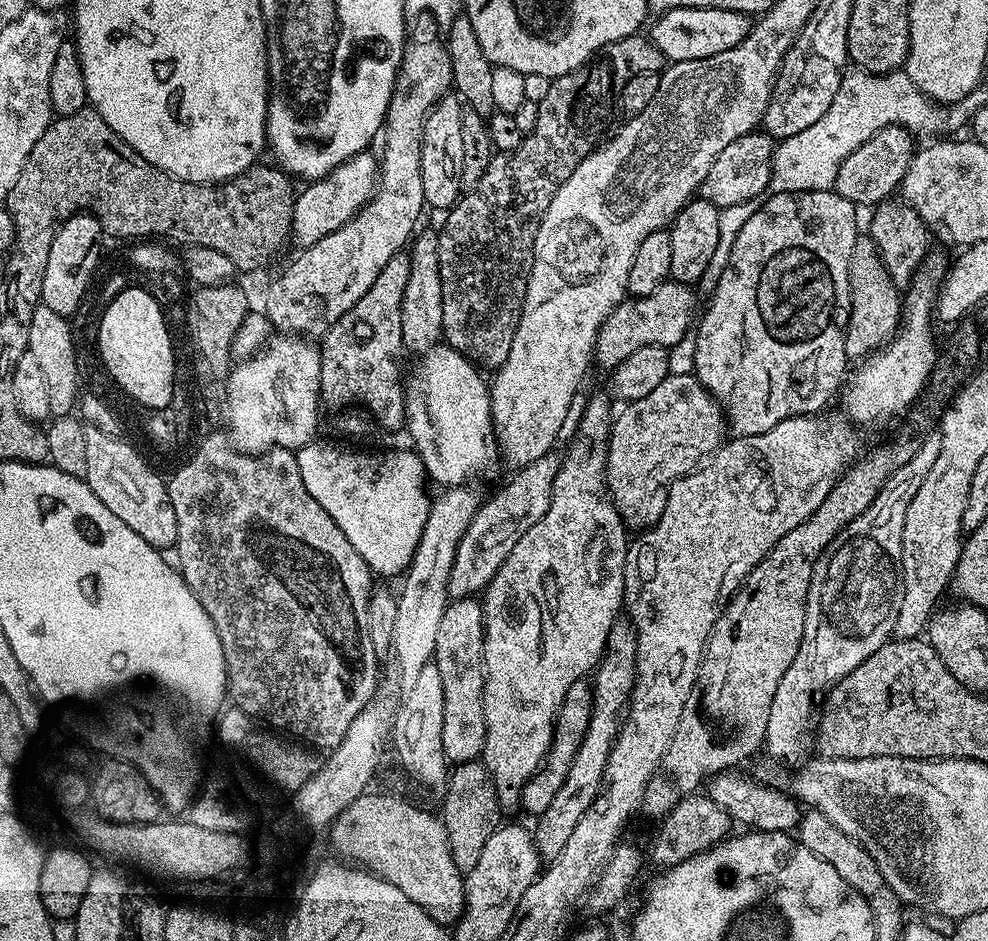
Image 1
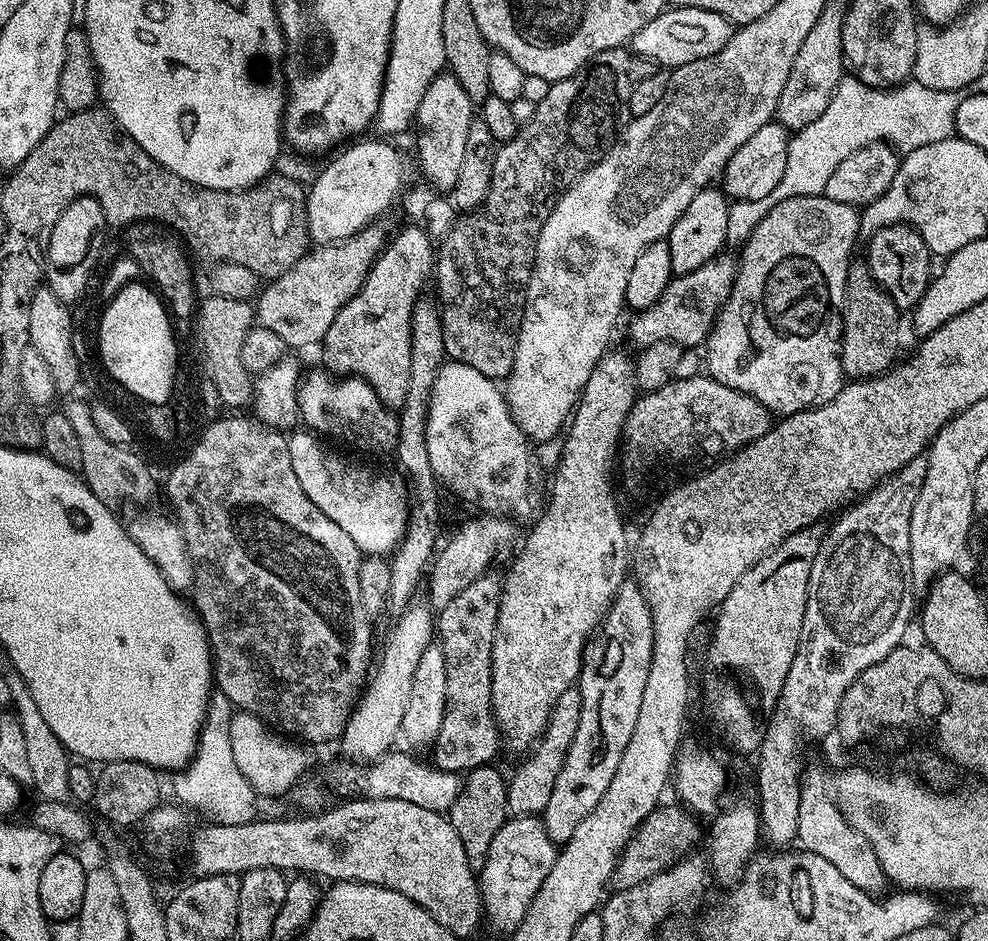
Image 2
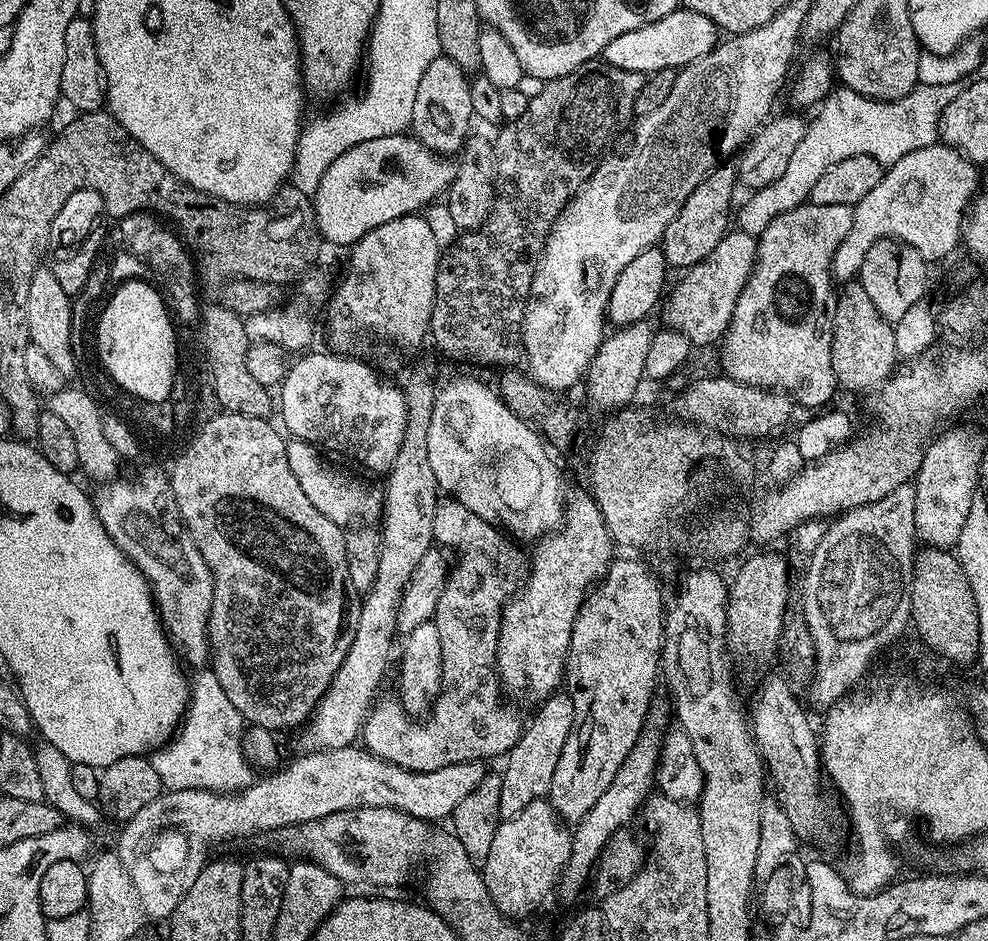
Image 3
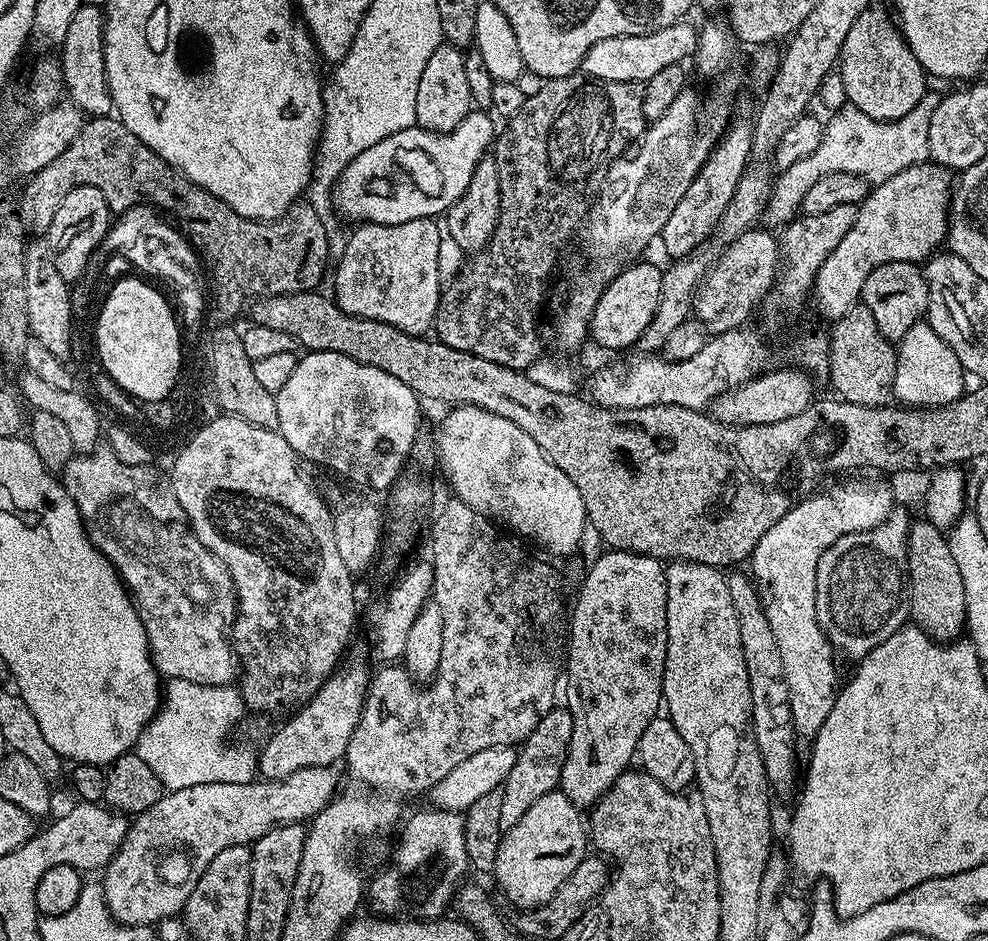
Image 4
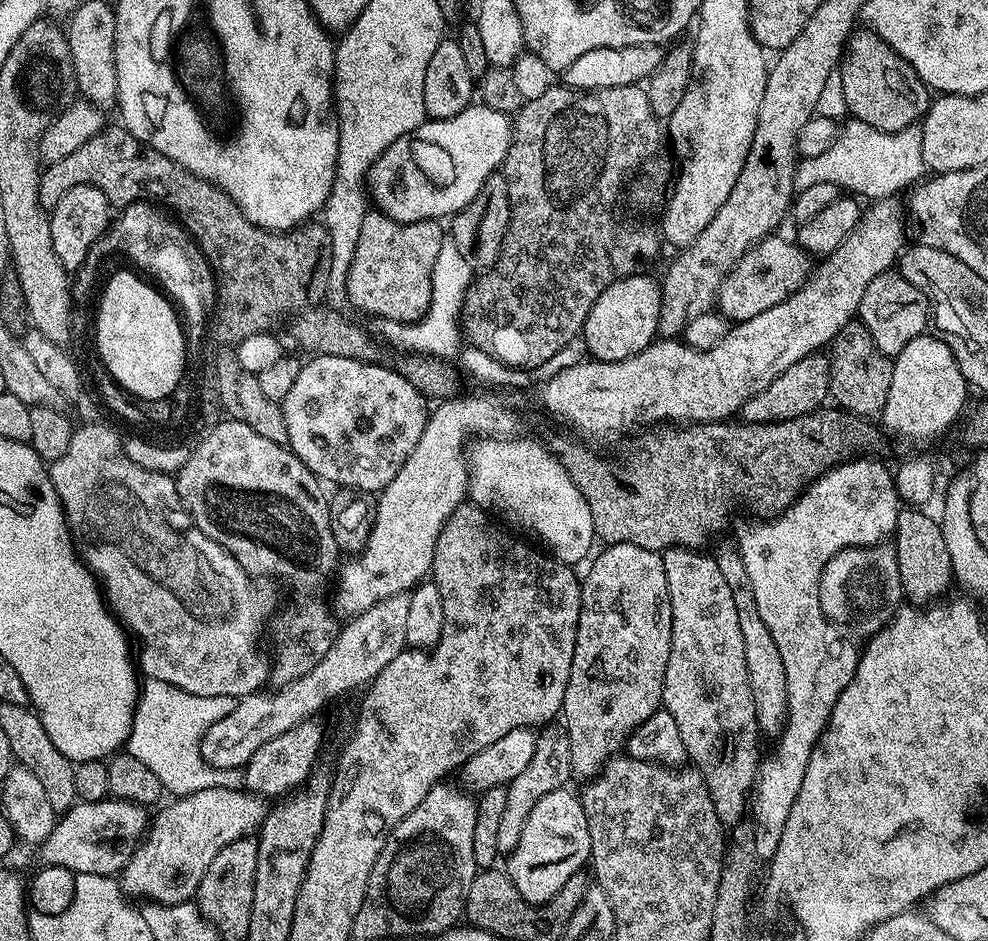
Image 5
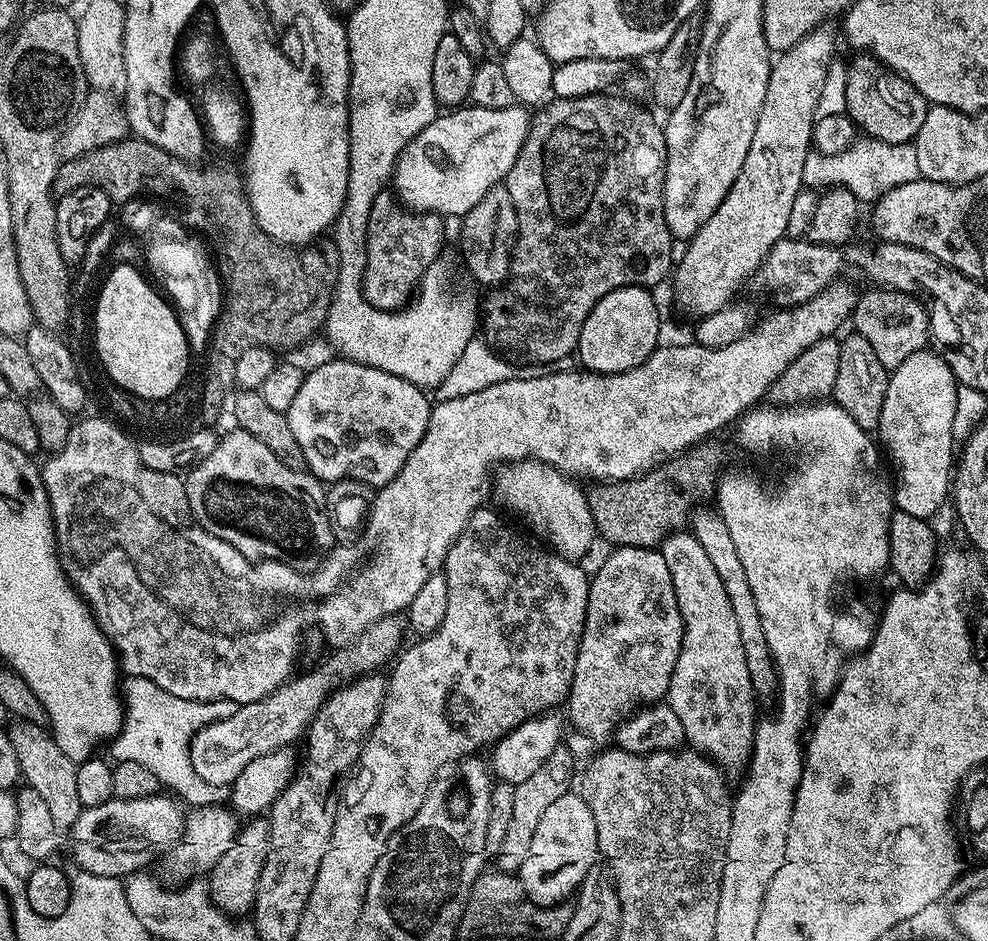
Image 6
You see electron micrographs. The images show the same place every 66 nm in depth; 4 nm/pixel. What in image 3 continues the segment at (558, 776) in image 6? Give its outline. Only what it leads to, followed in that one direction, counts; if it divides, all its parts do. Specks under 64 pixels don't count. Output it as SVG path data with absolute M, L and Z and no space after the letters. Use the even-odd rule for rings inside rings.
M557 690L551 696L539 701L532 721L523 725L518 742L503 761L504 772L499 773L502 782L501 820L514 818L530 802L545 799L550 790L550 782L554 778L554 769L558 766L558 758L562 758L562 746L566 746L566 738L570 738L574 726L574 702L567 691Z

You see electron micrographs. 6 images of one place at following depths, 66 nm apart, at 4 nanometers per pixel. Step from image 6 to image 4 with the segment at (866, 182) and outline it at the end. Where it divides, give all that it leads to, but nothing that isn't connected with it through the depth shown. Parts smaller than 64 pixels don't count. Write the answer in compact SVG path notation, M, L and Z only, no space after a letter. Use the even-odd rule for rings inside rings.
M926 94L918 106L914 106L914 110L902 114L897 120L875 120L870 118L870 114L862 114L862 110L851 106L835 109L829 115L832 117L824 124L818 148L775 177L769 205L773 209L781 208L784 212L802 209L802 198L806 198L806 190L810 190L810 186L814 186L822 174L849 172L863 176L869 185L875 186L894 178L894 174L910 166L925 163L929 159L930 114L934 114L939 101L939 95Z

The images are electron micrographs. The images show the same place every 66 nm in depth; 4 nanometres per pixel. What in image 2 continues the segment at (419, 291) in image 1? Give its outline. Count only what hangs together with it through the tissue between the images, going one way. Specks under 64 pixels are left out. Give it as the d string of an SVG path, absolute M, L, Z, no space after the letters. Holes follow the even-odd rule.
M427 298L417 300L412 307L410 318L410 386L406 390L406 402L398 410L399 424L398 438L394 447L394 455L405 472L406 487L410 493L410 511L408 514L408 528L395 552L390 556L390 590L388 591L387 611L399 614L413 603L412 594L416 586L421 585L426 574L426 567L434 554L436 542L436 526L440 522L441 489L434 470L430 466L430 453L426 451L426 418L428 417L428 403L432 397L434 378L438 370L446 363L444 343L442 342L442 324L440 310L435 303Z

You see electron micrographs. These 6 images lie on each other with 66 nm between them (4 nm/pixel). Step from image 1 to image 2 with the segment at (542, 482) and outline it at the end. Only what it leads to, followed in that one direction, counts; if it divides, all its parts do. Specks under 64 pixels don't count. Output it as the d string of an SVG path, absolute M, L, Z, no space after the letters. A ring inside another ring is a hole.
M491 514L477 515L477 520L468 520L445 544L444 549L435 553L426 576L428 596L433 609L445 608L470 582L489 571L488 567L507 550L516 536L516 528L511 519Z

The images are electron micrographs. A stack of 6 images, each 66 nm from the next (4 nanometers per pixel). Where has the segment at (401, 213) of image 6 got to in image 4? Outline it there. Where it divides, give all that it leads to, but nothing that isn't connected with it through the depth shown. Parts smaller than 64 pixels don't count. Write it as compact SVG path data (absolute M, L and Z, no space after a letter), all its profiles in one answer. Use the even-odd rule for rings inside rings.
M429 218L427 220L415 220L414 222L402 222L401 224L365 224L361 223L353 232L347 233L344 249L342 254L335 261L336 264L336 293L334 299L336 305L351 316L361 316L362 318L370 318L378 322L386 322L390 326L394 326L398 330L402 330L411 336L424 336L425 333L433 327L436 319L436 311L440 305L440 293L442 291L442 277L440 275L440 233L442 231L441 225L436 225L435 219Z

